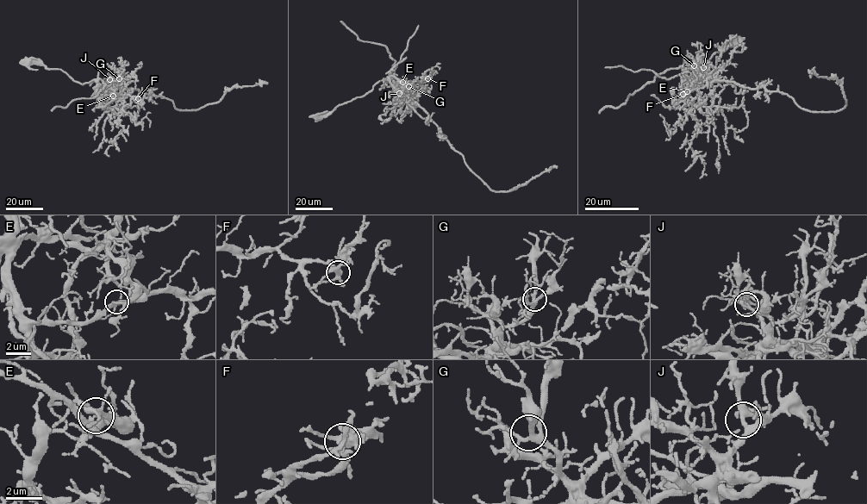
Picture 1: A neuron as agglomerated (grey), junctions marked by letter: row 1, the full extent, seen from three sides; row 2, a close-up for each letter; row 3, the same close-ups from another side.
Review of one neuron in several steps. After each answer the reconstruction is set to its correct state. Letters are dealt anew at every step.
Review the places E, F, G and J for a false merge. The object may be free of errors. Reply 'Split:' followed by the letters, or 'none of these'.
Split: E

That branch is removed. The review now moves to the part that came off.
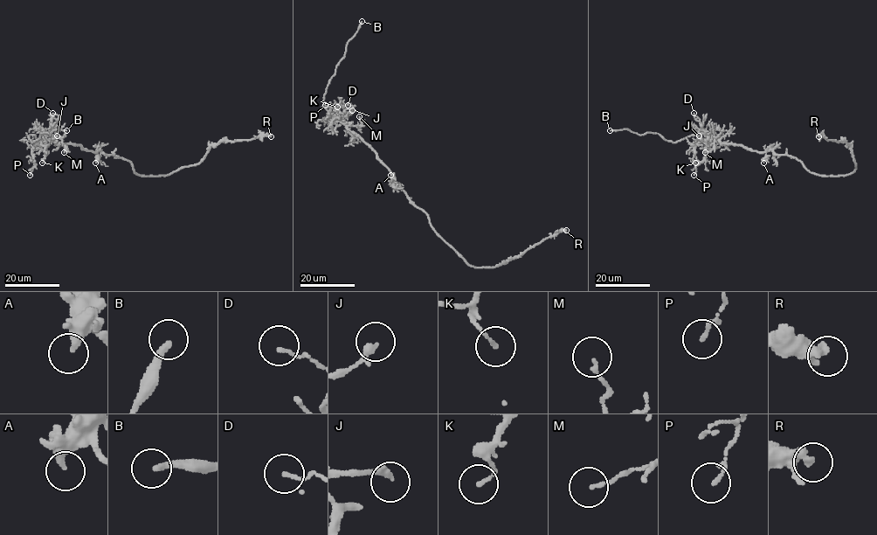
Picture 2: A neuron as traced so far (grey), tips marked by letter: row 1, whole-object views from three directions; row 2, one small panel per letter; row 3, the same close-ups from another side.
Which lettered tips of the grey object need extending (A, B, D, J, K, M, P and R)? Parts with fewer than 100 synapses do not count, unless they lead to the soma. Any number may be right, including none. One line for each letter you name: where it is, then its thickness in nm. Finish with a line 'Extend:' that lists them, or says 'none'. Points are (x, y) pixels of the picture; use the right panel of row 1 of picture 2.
B: Place: (610, 130). Thickness 240 nm
Extend: B

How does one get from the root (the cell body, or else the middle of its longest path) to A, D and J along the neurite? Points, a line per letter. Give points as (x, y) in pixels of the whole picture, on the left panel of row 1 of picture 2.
A: (109, 155), (99, 150), (95, 163)
D: (109, 155), (100, 150), (86, 150), (79, 145), (47, 140), (44, 135), (51, 131), (58, 118), (52, 113)
J: (109, 155), (100, 150), (86, 150), (79, 145), (42, 140), (47, 141), (57, 135)

